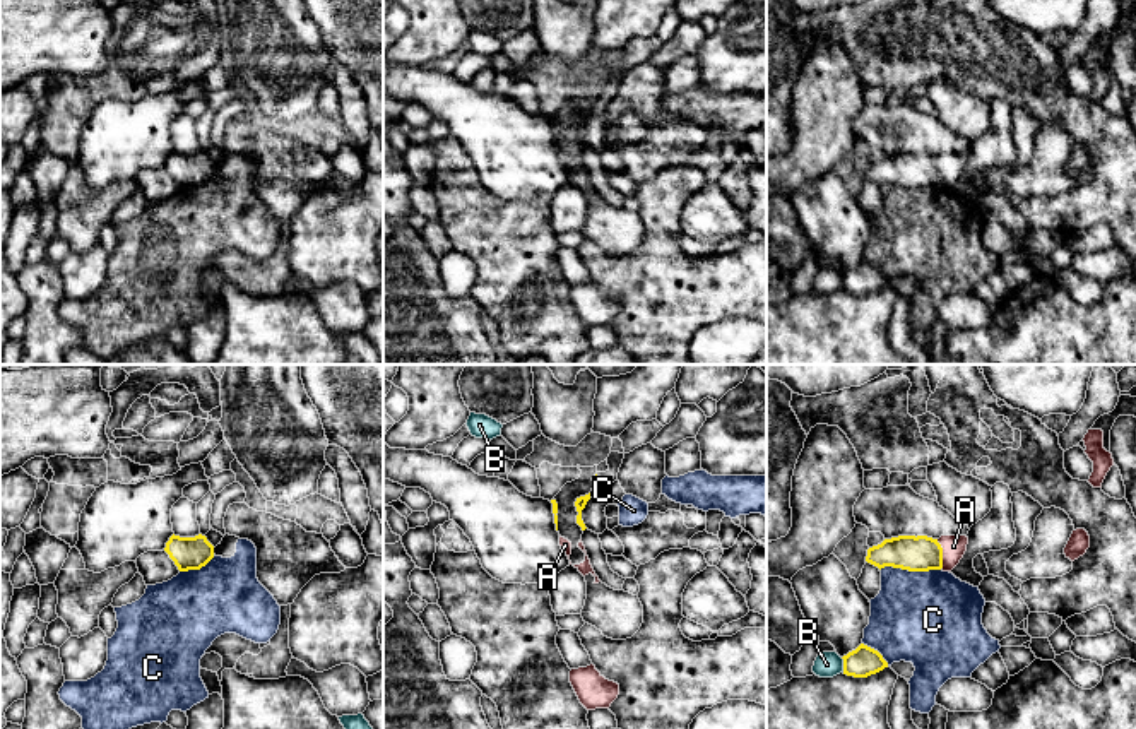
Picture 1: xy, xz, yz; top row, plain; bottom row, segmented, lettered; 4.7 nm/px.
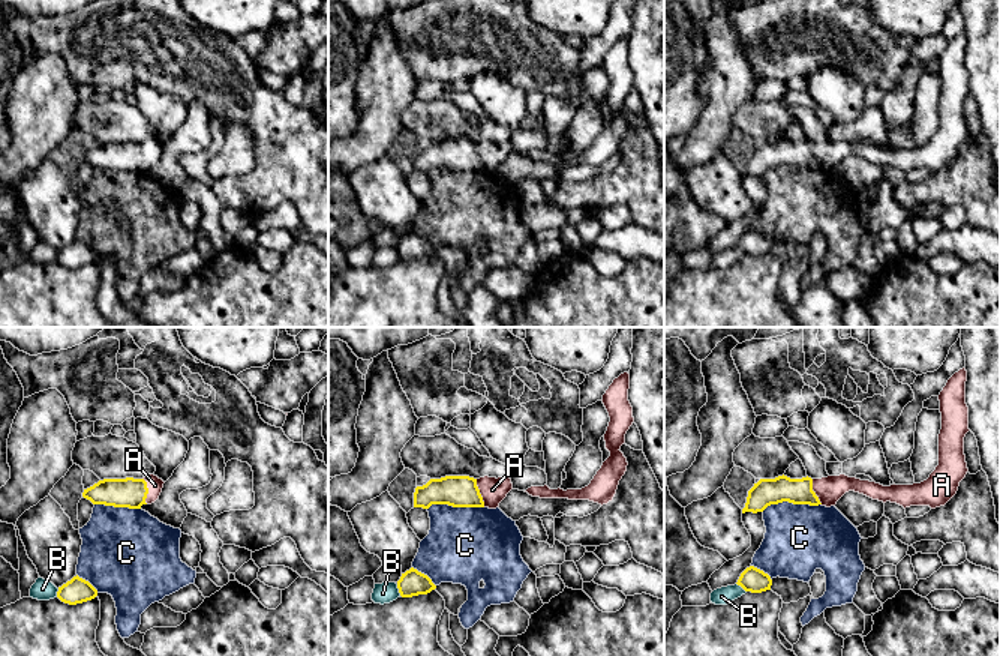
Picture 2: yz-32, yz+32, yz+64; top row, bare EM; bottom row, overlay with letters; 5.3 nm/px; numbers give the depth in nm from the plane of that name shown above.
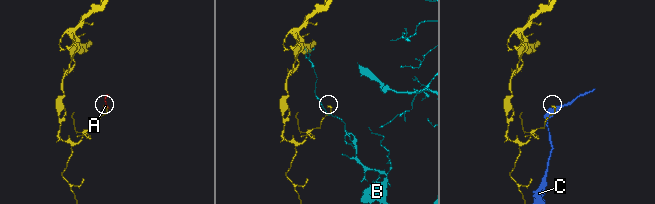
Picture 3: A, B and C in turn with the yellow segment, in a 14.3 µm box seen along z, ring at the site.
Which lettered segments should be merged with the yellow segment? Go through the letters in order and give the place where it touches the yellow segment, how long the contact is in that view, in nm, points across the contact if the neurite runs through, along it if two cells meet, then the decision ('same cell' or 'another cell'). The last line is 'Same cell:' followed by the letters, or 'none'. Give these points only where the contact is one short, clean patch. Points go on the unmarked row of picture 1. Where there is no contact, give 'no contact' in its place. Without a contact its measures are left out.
A: meets yellow in yz at (941, 171); contact 150 nm long; runs through yz (921, 170), (941, 171), (953, 163); same cell
B: meets yellow in yz at (844, 281); contact 70 nm long; border along yz (840, 274), (844, 288); another cell
C: meets yellow in yz at (909, 187); contact 280 nm long; another cell
Same cell: A

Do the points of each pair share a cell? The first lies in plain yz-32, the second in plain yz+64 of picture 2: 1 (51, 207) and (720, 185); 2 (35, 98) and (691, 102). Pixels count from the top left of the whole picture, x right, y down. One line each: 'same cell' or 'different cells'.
1: same cell
2: different cells

